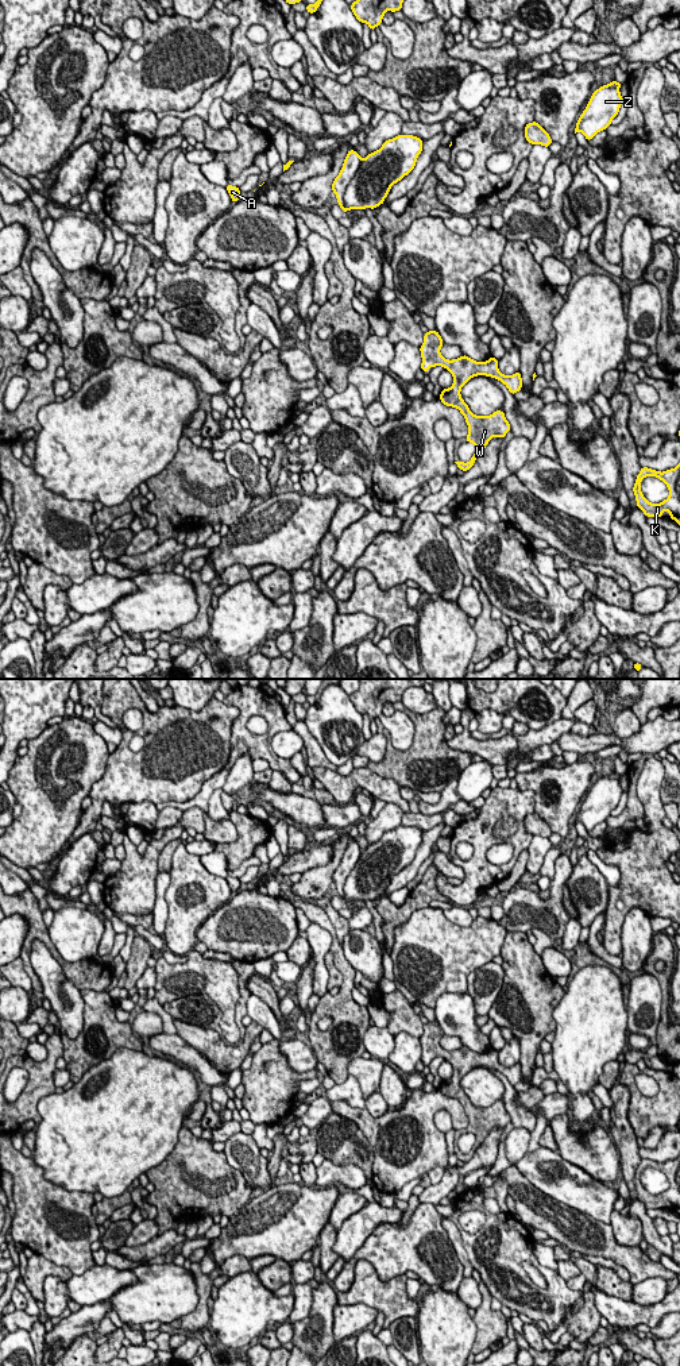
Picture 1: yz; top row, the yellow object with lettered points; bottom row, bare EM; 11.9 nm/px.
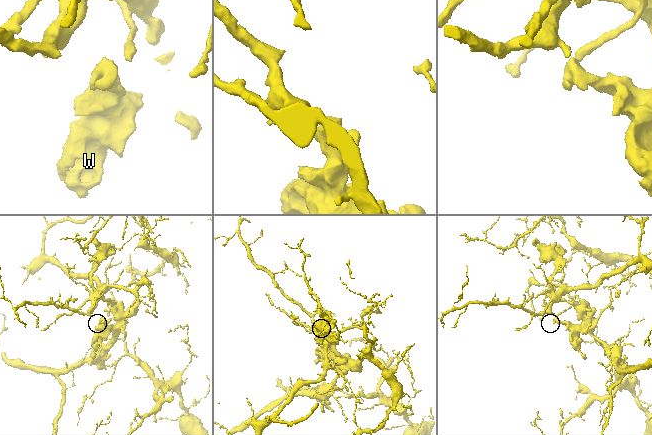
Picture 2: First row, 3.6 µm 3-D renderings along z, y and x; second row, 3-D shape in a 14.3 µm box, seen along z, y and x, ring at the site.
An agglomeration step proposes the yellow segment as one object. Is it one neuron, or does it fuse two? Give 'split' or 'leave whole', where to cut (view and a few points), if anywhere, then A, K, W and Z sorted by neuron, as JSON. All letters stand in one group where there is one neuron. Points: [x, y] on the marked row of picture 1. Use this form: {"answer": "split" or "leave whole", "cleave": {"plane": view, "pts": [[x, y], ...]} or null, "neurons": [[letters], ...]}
{"answer": "split", "cleave": {"plane": "yz", "pts": [[362, 159], [346, 189], [342, 207]]}, "neurons": [["A", "K", "W"], ["Z"]]}

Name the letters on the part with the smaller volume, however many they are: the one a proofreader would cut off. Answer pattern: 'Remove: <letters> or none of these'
Remove: A, K, W

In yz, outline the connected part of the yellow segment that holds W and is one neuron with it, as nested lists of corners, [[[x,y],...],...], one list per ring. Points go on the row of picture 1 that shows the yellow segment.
[[[428,331],[424,335],[424,344],[420,347],[422,358],[421,370],[429,371],[430,367],[443,366],[453,377],[452,386],[449,389],[443,389],[438,398],[444,405],[457,408],[465,418],[470,429],[465,441],[474,443],[476,449],[468,463],[463,463],[461,460],[455,463],[460,470],[468,471],[475,464],[476,458],[483,452],[488,441],[494,436],[503,439],[506,433],[511,431],[511,427],[502,410],[497,410],[490,416],[475,416],[460,395],[461,387],[471,378],[486,375],[497,378],[507,386],[511,394],[515,394],[522,389],[522,378],[519,371],[513,375],[503,375],[498,370],[499,360],[492,356],[490,356],[490,359],[483,363],[476,362],[467,355],[448,360],[440,354],[443,344],[444,342],[437,331]]]

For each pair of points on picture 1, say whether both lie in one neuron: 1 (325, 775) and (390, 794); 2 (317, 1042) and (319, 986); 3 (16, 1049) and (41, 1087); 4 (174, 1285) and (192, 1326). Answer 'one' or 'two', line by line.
1: one
2: two
3: one
4: two

